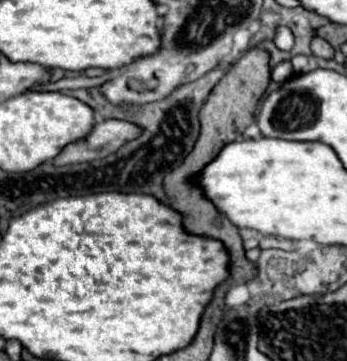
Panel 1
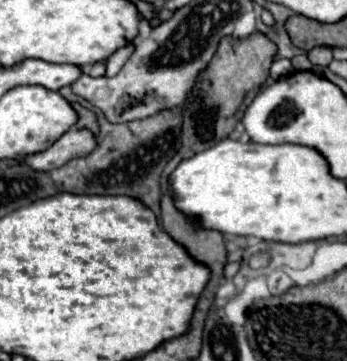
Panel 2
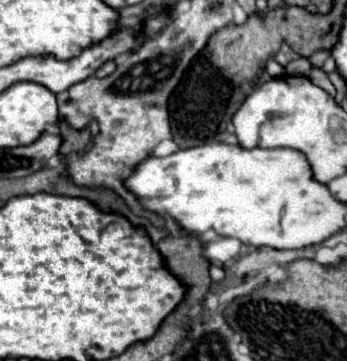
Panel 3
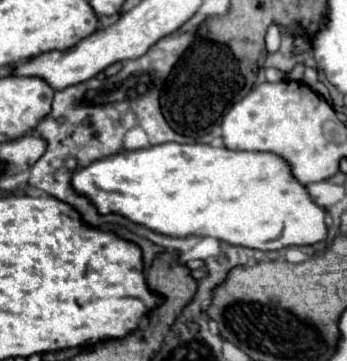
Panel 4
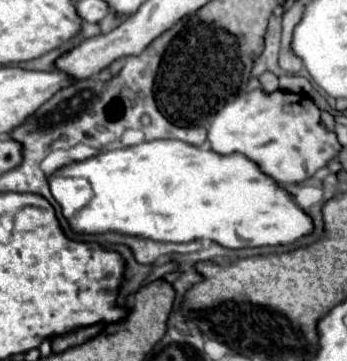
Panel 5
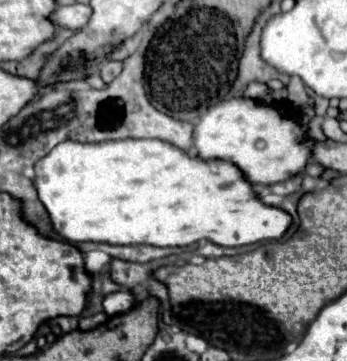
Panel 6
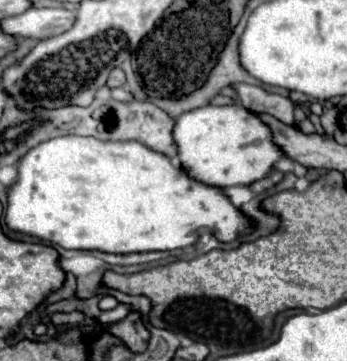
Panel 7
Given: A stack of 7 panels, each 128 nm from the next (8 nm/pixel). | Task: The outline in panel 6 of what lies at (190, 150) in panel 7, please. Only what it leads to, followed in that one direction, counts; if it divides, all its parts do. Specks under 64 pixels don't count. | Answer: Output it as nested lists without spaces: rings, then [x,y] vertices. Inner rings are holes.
[[[230,98],[224,100],[216,106],[212,106],[200,120],[194,124],[194,148],[200,158],[210,160],[210,158],[220,158],[220,160],[230,160],[234,162],[252,184],[276,184],[284,182],[296,174],[302,174],[308,160],[312,158],[312,152],[300,144],[300,136],[308,136],[306,130],[300,126],[296,112],[288,102],[278,102],[278,104],[262,104],[254,98]]]

